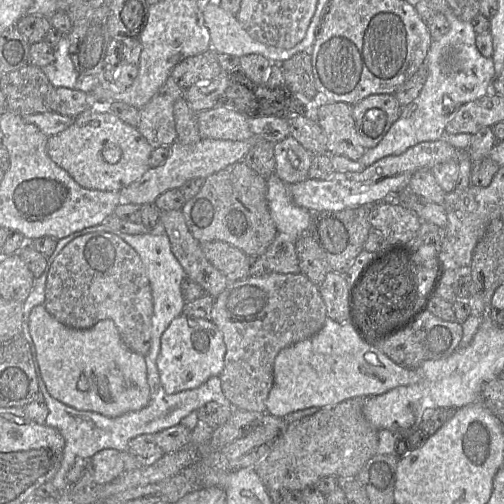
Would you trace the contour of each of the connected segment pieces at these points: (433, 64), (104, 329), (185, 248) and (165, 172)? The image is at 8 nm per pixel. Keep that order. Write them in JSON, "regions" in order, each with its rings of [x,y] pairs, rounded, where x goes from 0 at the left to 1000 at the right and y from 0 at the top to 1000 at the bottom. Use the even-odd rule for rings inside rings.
{"regions":[[[[895,18],[887,20],[881,32],[891,46],[891,58],[879,71],[855,83],[841,119],[849,151],[839,175],[825,196],[798,212],[792,234],[750,288],[728,296],[712,315],[724,333],[762,312],[798,306],[831,284],[875,278],[885,264],[885,248],[917,208],[974,183],[982,155],[980,125],[974,113],[956,111],[946,97],[944,65],[935,44],[911,38]],[[883,194],[891,194],[903,206],[895,222],[879,212]]],[[[75,605],[62,617],[58,659],[85,756],[111,794],[151,813],[220,829],[294,804],[298,774],[286,706],[248,685],[222,635],[202,635],[173,655],[143,653],[103,629],[87,605]]],[[[359,417],[317,421],[317,442],[369,550],[393,562],[407,583],[421,589],[442,579],[454,562],[452,554],[407,512],[397,482],[373,456]]],[[[500,272],[482,280],[399,276],[383,286],[361,286],[351,278],[337,290],[337,308],[319,329],[298,333],[274,359],[236,381],[240,405],[274,409],[306,407],[327,381],[357,375],[371,359],[413,349],[478,319],[506,286]]]]}

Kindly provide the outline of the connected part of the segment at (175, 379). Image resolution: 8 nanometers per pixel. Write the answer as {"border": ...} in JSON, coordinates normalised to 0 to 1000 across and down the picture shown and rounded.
{"border":[[[367,625],[349,629],[321,665],[310,714],[317,758],[327,778],[349,782],[387,772],[415,750],[437,746],[444,730],[446,700],[442,665],[419,635]]]}

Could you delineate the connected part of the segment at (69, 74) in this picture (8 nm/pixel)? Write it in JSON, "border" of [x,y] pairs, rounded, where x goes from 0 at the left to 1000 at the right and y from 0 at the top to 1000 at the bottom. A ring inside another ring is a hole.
{"border":[[[125,69],[111,93],[107,121],[85,133],[83,139],[109,175],[149,177],[159,147],[137,111],[133,69]]]}

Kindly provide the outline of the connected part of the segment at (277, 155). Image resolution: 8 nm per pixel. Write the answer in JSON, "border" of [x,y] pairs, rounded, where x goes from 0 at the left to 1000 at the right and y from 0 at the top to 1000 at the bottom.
{"border":[[[577,268],[544,288],[546,345],[567,365],[611,355],[621,308]]]}

